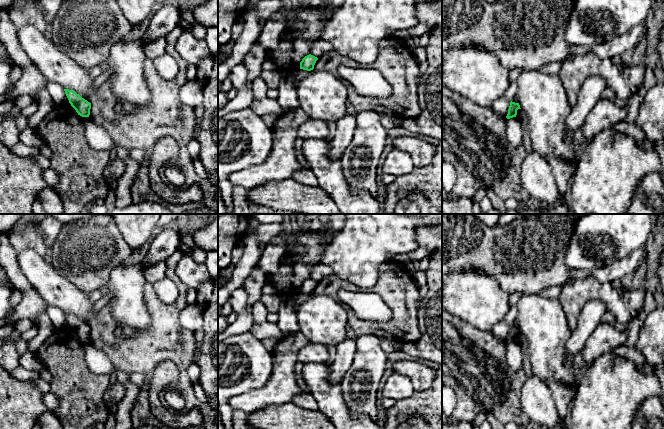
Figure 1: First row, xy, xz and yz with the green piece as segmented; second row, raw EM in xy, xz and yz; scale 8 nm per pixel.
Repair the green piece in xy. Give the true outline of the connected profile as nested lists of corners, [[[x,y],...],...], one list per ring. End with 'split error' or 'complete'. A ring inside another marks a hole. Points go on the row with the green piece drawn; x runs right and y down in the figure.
[[[64,89],[64,91],[69,100],[69,103],[76,110],[78,115],[82,117],[89,117],[91,103],[82,98],[79,94],[77,94],[73,90]]]; complete

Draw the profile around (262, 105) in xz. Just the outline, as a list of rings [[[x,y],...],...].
[[[257,76],[252,85],[253,102],[249,108],[259,116],[283,112],[277,100],[270,99],[266,96],[268,87],[262,77]]]

